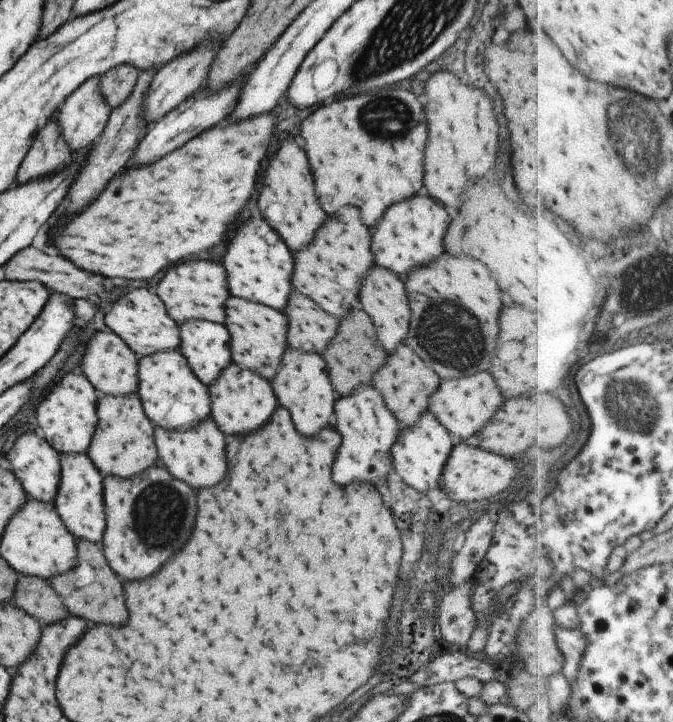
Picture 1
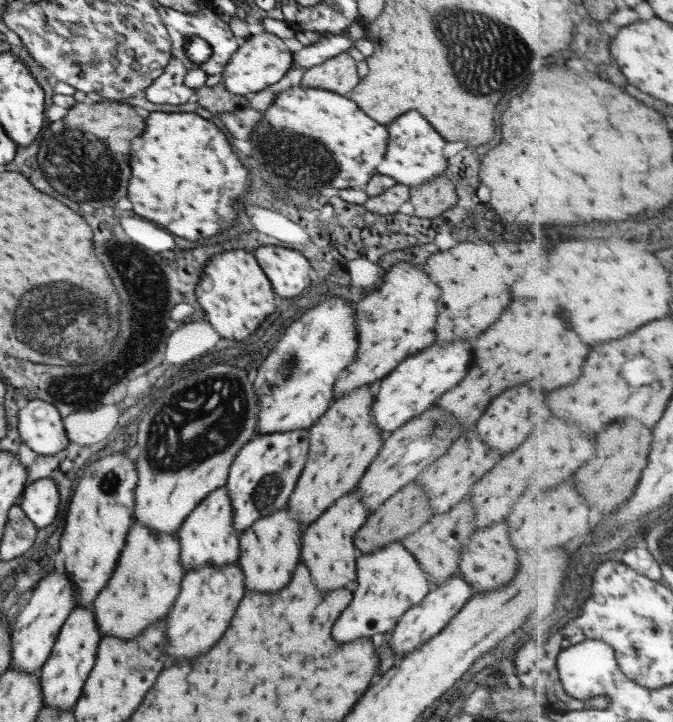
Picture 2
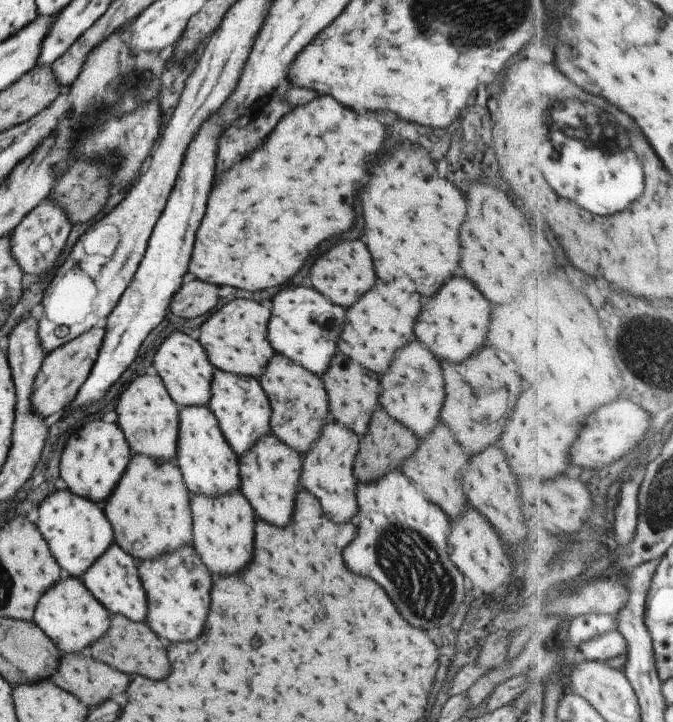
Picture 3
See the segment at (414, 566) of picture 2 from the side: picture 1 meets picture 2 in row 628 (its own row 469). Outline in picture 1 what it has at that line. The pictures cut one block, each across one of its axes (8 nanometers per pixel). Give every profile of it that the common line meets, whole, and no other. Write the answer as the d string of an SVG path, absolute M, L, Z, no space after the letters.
M360 385L349 395L341 396L334 403L333 427L341 436L340 448L332 464L336 484L376 482L393 470L390 449L398 438L400 426L397 418L386 406L383 396L370 385Z

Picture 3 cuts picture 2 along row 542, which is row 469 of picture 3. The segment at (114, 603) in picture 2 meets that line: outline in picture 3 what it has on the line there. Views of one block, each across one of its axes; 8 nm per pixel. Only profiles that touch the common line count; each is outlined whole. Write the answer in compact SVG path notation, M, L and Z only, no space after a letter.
M133 454L102 510L114 528L114 543L118 542L118 546L136 562L146 562L166 552L174 552L184 544L192 545L190 498L175 462L156 462L148 456Z

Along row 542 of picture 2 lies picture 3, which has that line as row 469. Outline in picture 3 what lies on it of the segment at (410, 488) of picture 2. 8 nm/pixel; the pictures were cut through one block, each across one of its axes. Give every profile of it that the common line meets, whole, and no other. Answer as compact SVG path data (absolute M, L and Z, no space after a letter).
M379 405L370 420L370 428L366 436L360 437L358 454L355 460L356 478L358 483L368 484L376 478L382 478L390 468L396 468L404 458L408 460L418 450L419 438L416 438L408 428L398 424L398 420L390 418Z

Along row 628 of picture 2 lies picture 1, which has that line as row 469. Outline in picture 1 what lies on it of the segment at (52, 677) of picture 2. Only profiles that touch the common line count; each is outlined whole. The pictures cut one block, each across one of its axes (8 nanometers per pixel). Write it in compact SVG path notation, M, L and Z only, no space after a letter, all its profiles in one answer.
M62 453L59 457L61 475L53 505L66 528L76 539L86 539L100 544L106 528L102 473L86 453Z

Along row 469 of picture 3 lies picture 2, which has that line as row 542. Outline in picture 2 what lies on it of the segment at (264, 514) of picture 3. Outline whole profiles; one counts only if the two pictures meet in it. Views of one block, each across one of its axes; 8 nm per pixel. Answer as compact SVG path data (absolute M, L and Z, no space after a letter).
M278 510L272 512L271 516L259 519L248 531L240 534L240 556L237 562L244 572L246 590L274 594L290 582L298 560L301 560L302 529L302 525L296 522L288 510Z

